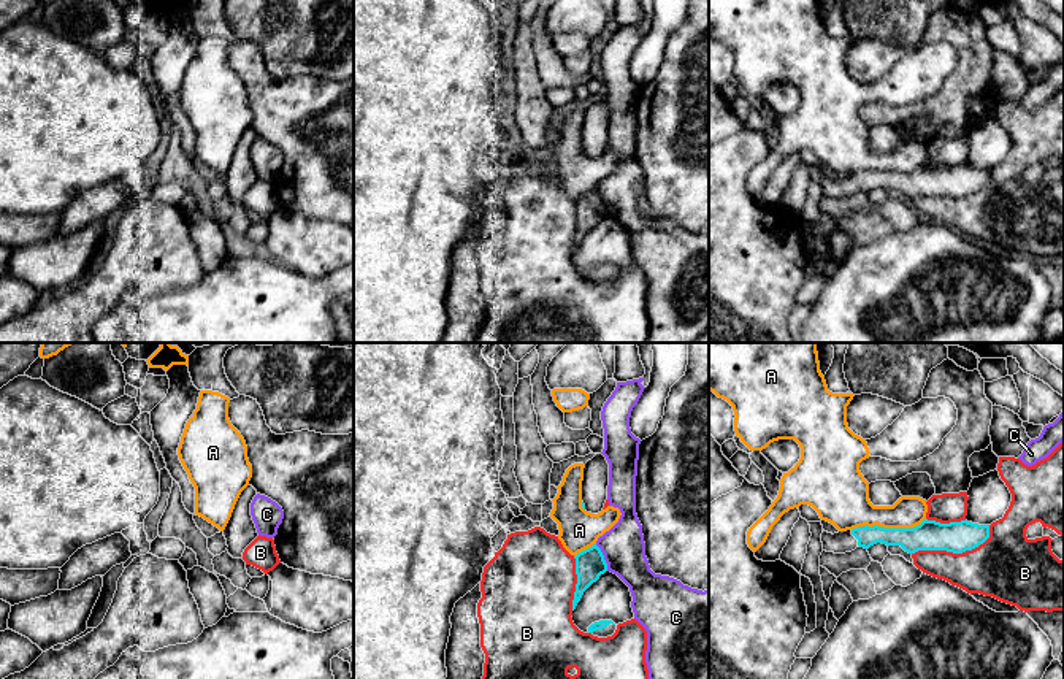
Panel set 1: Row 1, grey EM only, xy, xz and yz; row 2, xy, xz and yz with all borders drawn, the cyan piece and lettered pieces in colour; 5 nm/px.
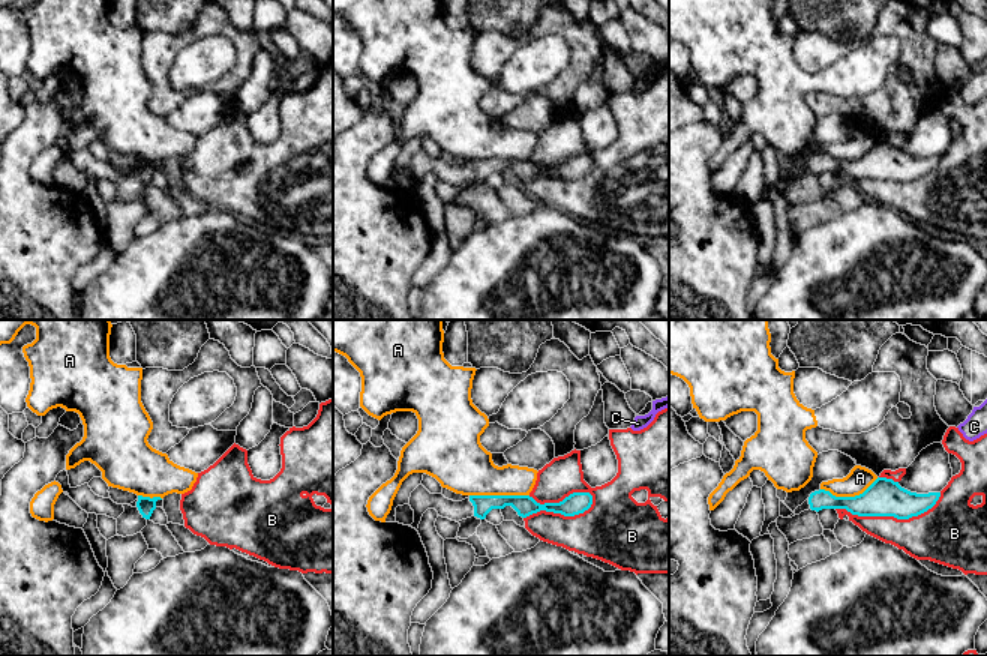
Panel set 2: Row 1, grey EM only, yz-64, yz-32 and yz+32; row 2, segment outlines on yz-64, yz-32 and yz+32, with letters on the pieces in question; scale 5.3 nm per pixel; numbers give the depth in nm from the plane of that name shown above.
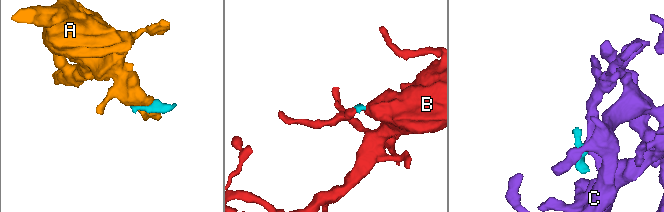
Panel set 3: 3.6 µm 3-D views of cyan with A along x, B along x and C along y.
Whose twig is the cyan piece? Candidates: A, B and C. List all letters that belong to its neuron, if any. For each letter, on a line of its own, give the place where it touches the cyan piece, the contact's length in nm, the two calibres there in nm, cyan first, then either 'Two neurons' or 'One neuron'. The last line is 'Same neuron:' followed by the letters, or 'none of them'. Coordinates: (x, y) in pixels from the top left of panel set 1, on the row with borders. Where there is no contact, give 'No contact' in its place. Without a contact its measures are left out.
A: Touches cyan at yz (888, 529). Shared border 380 nm. Thickness 160 nm (cyan) against 240 nm. Two neurons
B: Touches cyan at yz (955, 552). Shared border 420 nm. Thickness 160 nm (cyan) against 300 nm. Two neurons
C: Touches cyan at xz (603, 557). Shared border 150 nm. Thickness 150 nm (cyan) against 220 nm. Two neurons
Same neuron: none of them

